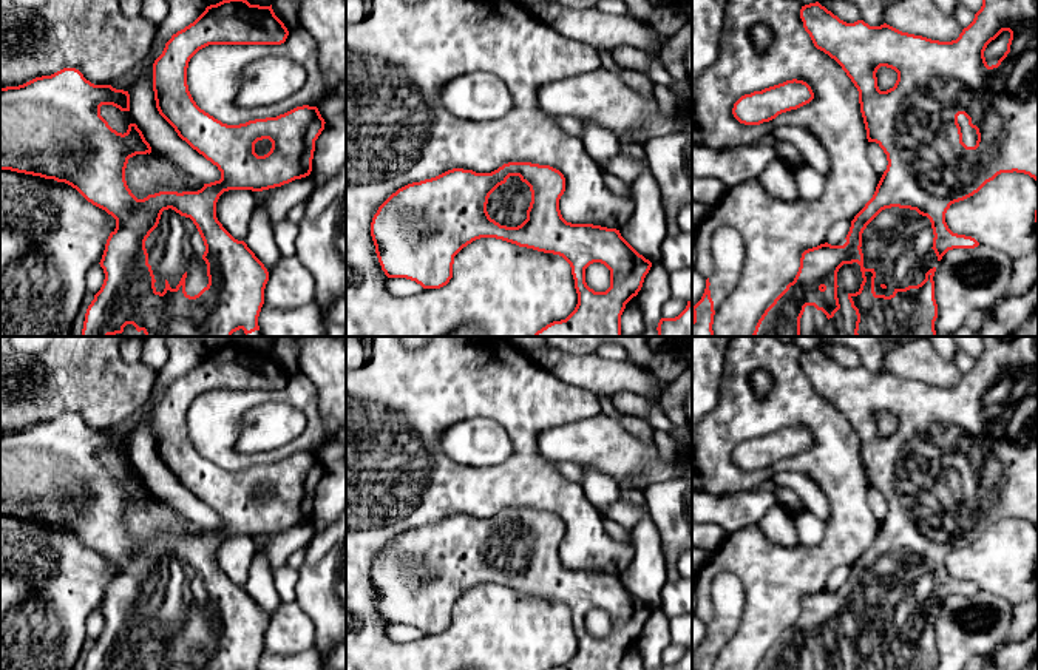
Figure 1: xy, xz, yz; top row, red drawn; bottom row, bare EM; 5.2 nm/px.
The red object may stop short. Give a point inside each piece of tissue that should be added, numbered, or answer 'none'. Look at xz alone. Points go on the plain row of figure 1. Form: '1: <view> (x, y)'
1: xz (508, 548)

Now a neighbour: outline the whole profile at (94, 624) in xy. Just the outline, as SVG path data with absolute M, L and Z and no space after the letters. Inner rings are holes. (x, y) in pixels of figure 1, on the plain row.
M94 610L88 618L86 618L86 638L88 639L97 639L103 630L105 619L100 610Z

